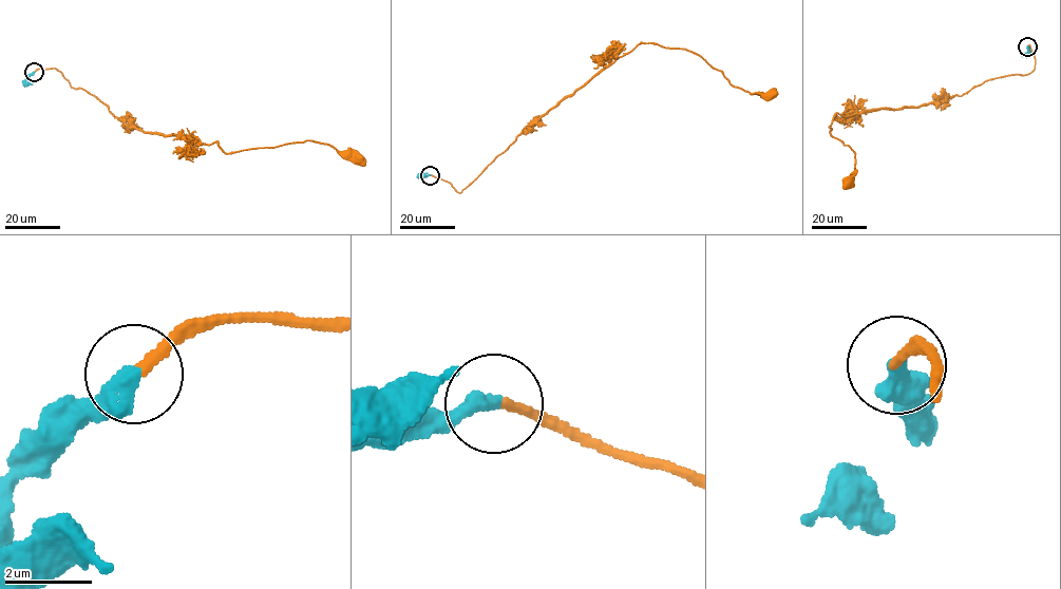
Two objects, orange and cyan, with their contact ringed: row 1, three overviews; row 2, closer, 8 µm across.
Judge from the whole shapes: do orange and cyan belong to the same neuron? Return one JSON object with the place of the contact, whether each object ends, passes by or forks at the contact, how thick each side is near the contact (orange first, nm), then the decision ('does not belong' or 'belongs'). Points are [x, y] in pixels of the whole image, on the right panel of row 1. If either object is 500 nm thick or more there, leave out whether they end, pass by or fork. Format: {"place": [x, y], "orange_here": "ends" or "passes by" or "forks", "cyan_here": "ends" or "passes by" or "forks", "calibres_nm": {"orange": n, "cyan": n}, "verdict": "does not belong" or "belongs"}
{"place": [1027, 46], "orange_here": "ends", "cyan_here": "ends", "calibres_nm": {"orange": 220, "cyan": 380}, "verdict": "belongs"}

